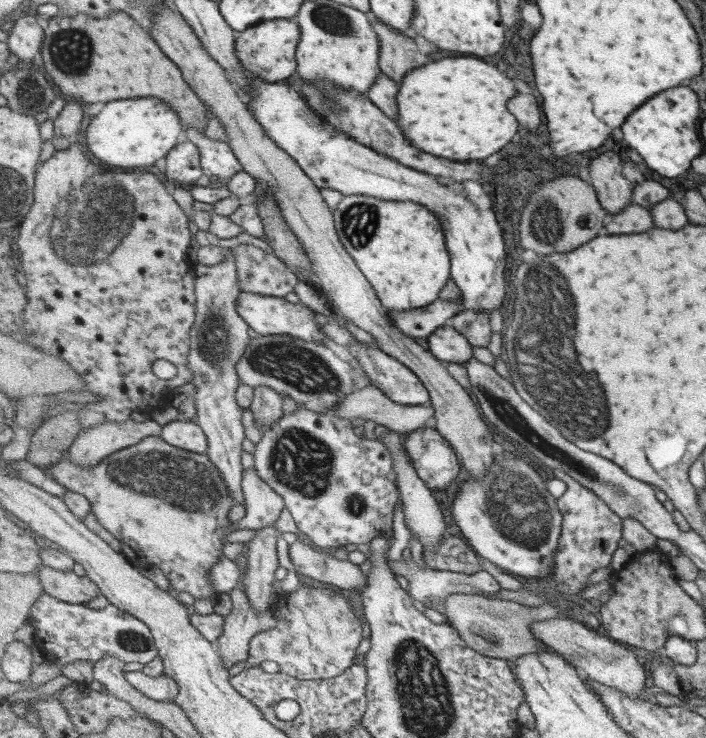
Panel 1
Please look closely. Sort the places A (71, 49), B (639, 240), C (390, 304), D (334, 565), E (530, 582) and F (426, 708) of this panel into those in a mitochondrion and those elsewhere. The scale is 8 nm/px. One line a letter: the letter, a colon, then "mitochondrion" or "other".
A: mitochondrion
B: other
C: other
D: other
E: other
F: mitochondrion

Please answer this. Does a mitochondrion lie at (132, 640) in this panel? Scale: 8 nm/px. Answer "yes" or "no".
yes

